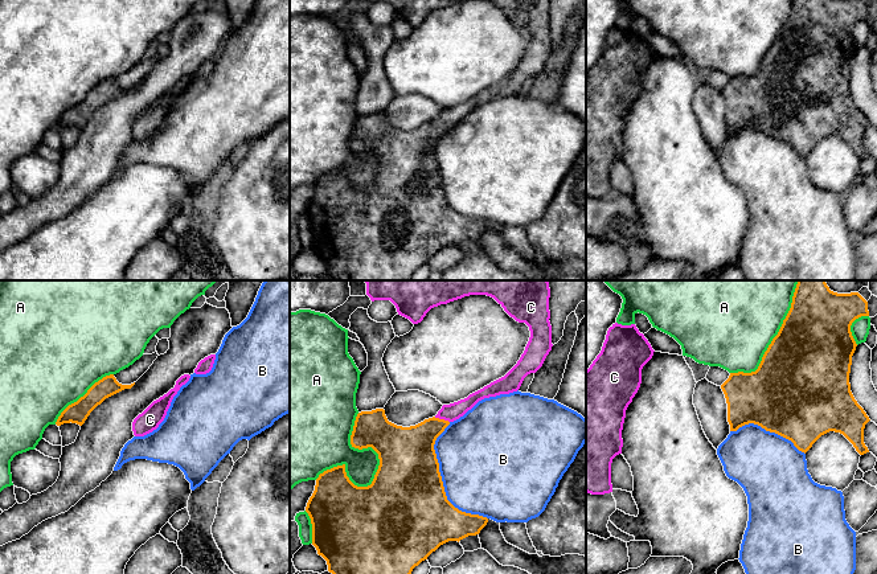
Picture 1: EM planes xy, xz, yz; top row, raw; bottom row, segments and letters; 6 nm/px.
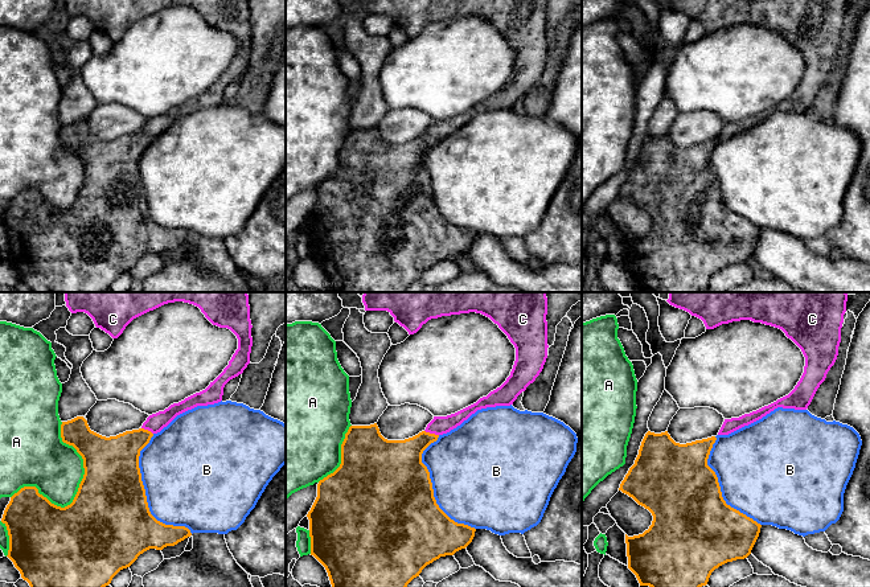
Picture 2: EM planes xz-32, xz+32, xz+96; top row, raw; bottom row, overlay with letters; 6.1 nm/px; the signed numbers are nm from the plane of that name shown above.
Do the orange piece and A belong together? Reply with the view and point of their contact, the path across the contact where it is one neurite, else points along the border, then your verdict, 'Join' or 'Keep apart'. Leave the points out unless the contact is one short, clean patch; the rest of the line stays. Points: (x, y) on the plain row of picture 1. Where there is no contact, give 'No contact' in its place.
Touches orange at xz (376, 176). Keep apart

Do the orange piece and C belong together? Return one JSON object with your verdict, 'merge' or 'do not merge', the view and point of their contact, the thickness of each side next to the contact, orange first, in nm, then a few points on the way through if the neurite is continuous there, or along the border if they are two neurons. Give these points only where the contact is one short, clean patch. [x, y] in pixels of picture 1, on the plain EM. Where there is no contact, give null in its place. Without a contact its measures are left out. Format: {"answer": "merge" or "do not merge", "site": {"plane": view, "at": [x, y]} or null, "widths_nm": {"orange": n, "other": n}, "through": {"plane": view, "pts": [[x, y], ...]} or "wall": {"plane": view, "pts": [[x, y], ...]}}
{"answer": "merge", "site": {"plane": "xz", "at": [442, 123]}, "widths_nm": {"orange": 260, "other": 110}}

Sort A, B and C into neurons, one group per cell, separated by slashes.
A / B / C

